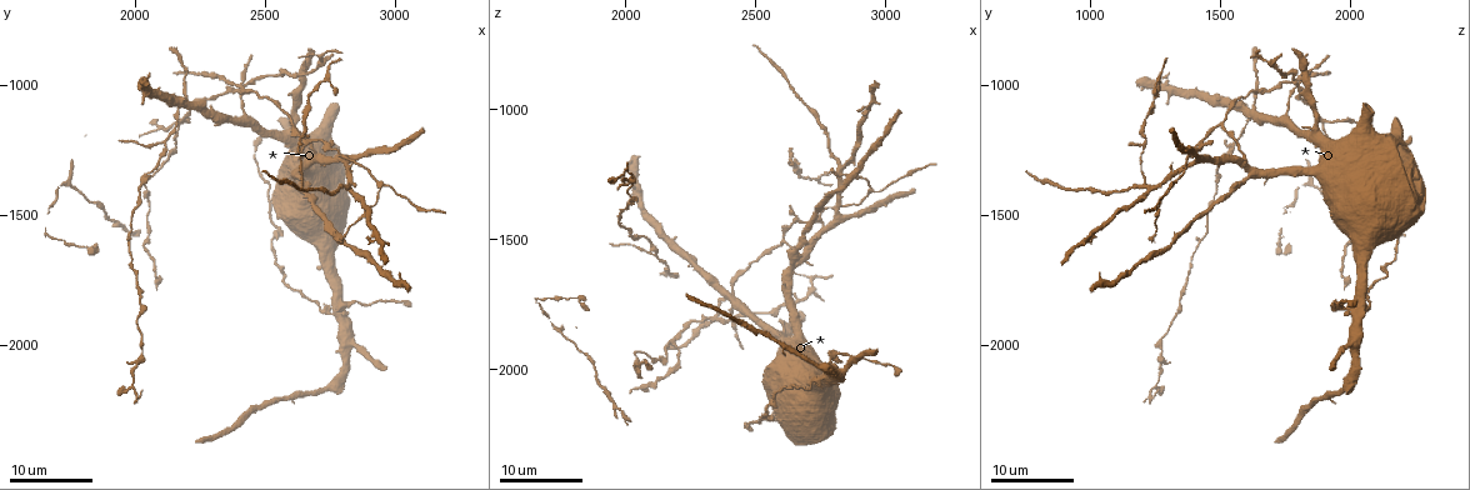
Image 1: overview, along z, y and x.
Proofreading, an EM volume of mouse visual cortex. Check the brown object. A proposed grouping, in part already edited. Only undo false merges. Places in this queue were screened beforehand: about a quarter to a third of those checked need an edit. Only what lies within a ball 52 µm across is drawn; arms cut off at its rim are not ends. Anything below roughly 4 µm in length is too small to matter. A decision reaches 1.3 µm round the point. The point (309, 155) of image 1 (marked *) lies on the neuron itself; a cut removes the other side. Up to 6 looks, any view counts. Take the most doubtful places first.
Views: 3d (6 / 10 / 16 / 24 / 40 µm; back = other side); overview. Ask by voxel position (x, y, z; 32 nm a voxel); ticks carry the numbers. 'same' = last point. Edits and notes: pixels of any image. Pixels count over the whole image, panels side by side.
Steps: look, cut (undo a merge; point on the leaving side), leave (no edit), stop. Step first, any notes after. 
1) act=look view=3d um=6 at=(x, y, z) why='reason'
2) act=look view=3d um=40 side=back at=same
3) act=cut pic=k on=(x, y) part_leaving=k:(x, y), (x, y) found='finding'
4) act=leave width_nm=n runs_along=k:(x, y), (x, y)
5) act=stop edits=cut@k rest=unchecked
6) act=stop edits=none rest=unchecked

act=look view=3d um=16 at=(2100, 1220, 1570)

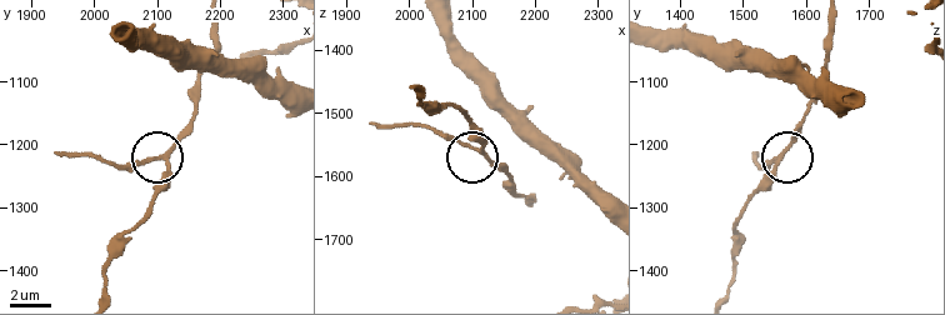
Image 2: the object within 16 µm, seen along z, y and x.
act=look view=3d um=6 at=(2100, 1220, 1555)

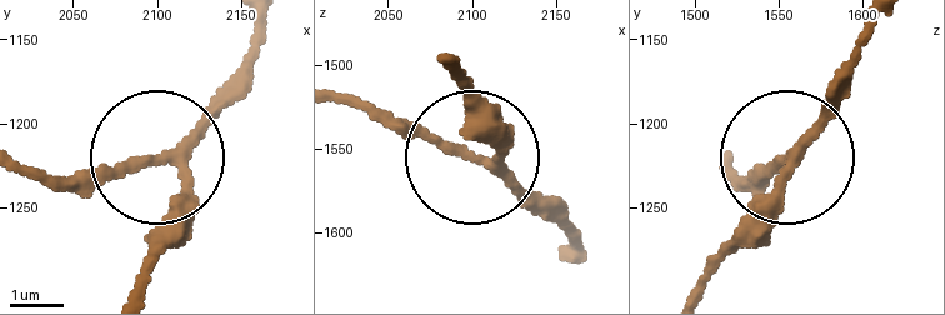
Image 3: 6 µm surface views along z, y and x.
act=look view=3d um=6 side=back at=(2104, 1220, 1558)

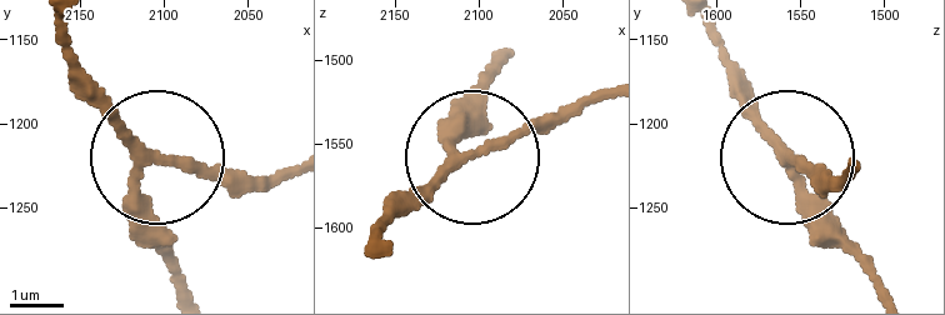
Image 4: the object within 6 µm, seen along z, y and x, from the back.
act=leave runs_along=4:(373, 244), (461, 164), (543, 133), (579, 101) found='all the same neuron'

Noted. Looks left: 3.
act=look view=3d um=24 at=(2740, 1880, 2050) why='three-way junction'

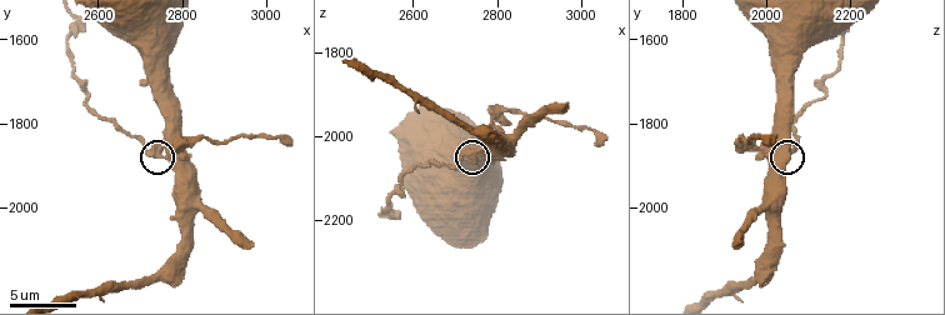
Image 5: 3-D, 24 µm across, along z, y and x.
act=look view=3d um=6 at=(2745, 1870, 2045)

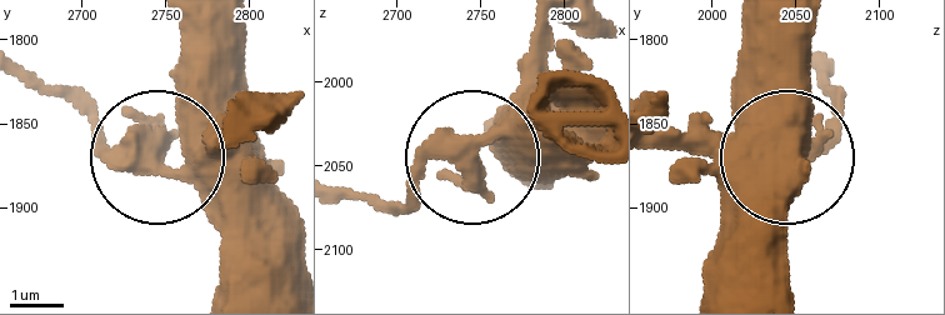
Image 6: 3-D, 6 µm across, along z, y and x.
act=leave found='one neuron here'

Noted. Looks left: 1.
act=stop edits=none rest=unchecked

